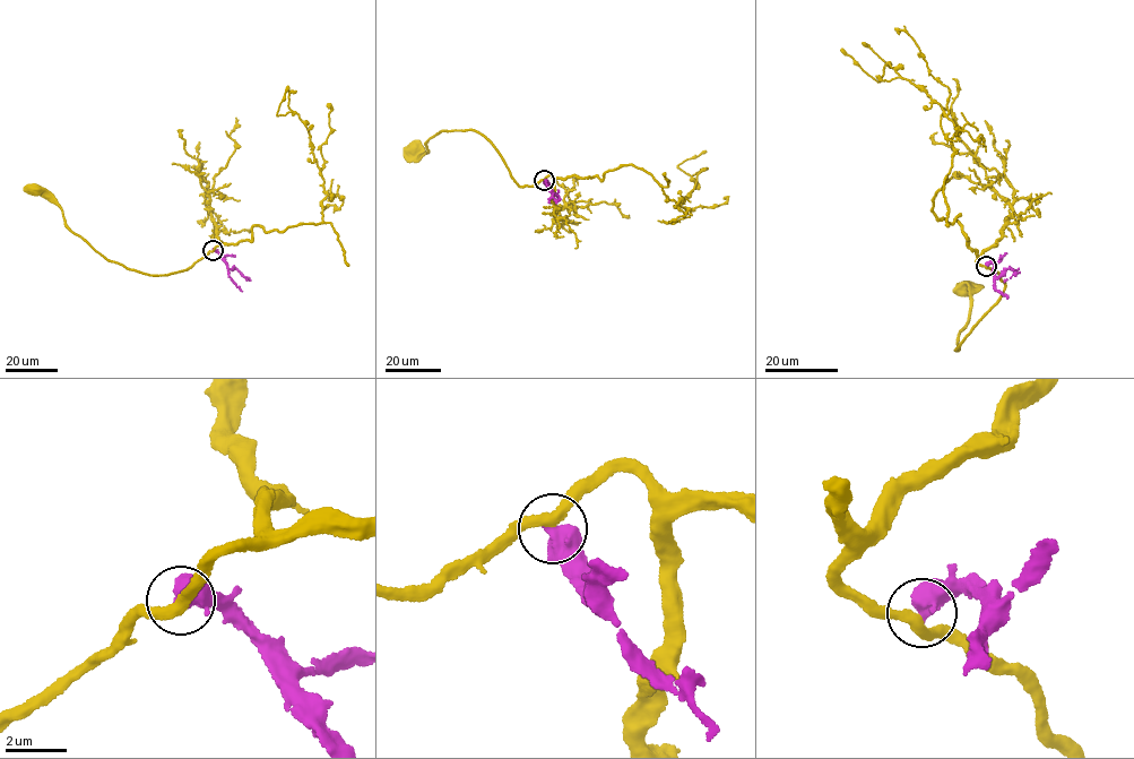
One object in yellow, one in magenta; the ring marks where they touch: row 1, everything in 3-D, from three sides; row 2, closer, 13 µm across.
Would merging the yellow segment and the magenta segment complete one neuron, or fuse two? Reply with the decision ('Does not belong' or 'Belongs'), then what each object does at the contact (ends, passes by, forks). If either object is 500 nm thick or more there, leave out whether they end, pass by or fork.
Does not belong

